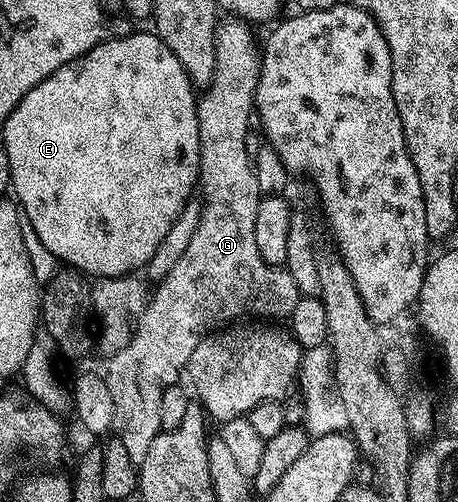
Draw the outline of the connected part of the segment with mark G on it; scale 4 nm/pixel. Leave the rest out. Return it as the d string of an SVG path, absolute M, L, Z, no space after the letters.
M225 19L218 24L217 27L217 38L215 39L215 71L213 72L213 78L211 79L211 83L209 86L204 90L205 94L200 94L198 103L197 103L197 118L199 119L199 151L201 152L201 172L199 174L199 185L200 188L203 190L205 188L205 197L203 196L203 204L201 207L201 218L199 219L199 227L195 227L195 235L191 235L191 244L187 246L187 251L183 251L183 255L179 255L179 263L175 263L175 267L171 267L171 271L167 271L167 275L163 278L160 278L156 282L155 288L152 290L149 304L146 305L145 310L143 311L143 315L140 317L140 319L137 321L136 327L133 329L133 338L130 339L129 345L127 347L123 347L123 351L119 351L115 354L114 357L108 358L107 364L109 364L109 373L106 372L104 374L105 382L107 383L107 387L111 391L111 403L115 403L115 415L113 416L113 428L112 432L115 434L115 440L117 440L119 443L123 443L124 450L127 451L127 455L131 457L133 462L140 463L140 461L145 458L147 455L147 450L151 448L151 443L154 441L154 439L157 438L158 433L162 432L161 424L159 423L159 399L163 399L163 391L167 391L167 387L171 387L172 385L178 384L182 379L180 377L183 377L183 374L186 372L187 366L189 364L189 360L191 359L191 351L195 351L195 347L199 347L199 343L204 337L209 336L210 333L228 326L230 323L236 322L238 319L244 318L241 317L244 315L244 313L254 313L254 318L257 319L277 319L273 317L282 317L282 319L288 318L290 314L293 312L293 308L295 307L295 303L297 302L297 298L299 296L297 292L297 288L295 287L295 279L291 279L291 275L288 273L288 271L283 267L278 267L276 265L269 265L266 263L266 261L263 259L263 255L259 255L259 247L255 247L255 215L257 214L257 208L259 207L259 203L261 202L262 196L263 196L263 186L258 181L257 177L257 170L255 168L255 161L254 158L251 156L251 149L249 153L249 117L250 121L251 118L254 116L255 110L253 108L253 92L257 90L257 75L259 72L259 55L257 50L255 51L253 47L253 33L248 24L244 20L238 20L238 19Z

